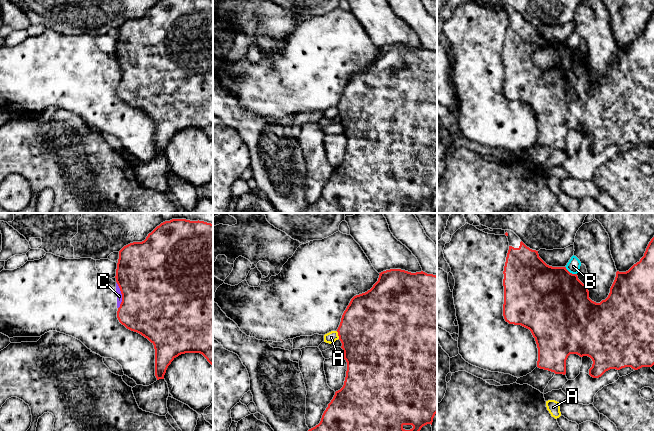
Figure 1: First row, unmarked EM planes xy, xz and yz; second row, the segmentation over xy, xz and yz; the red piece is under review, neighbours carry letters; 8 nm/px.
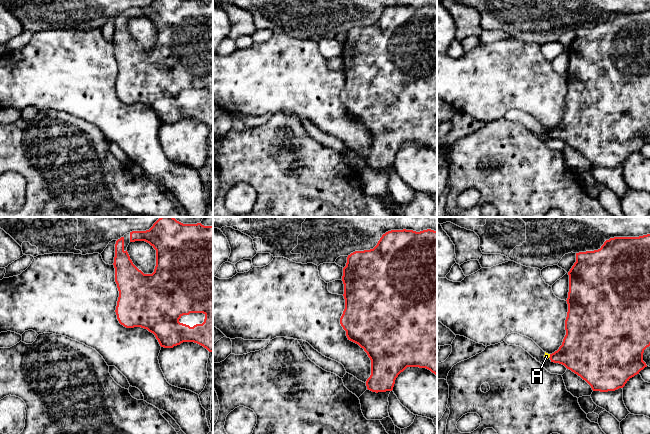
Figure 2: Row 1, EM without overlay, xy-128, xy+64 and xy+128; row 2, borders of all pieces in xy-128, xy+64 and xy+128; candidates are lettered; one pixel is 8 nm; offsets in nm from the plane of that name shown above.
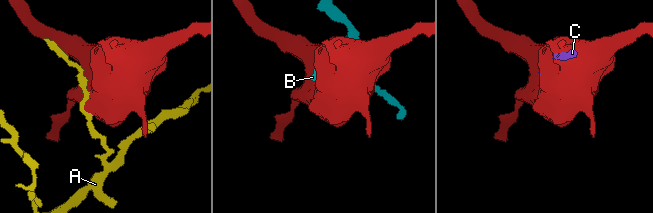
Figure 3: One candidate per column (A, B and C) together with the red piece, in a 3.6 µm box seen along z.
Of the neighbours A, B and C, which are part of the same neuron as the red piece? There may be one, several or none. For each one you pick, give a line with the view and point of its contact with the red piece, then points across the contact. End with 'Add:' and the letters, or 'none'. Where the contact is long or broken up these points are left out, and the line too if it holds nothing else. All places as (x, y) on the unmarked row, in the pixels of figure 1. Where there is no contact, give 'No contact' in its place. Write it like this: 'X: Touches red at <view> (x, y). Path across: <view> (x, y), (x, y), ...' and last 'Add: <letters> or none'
Add: none

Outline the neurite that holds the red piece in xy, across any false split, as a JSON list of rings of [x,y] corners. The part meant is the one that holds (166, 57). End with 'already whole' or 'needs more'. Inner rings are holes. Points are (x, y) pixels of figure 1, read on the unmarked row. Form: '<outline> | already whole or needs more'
[[[160,0],[144,17],[119,27],[115,54],[122,70],[117,94],[154,121],[157,156],[164,155],[171,138],[185,129],[200,129],[213,142],[213,0]]] | already whole

